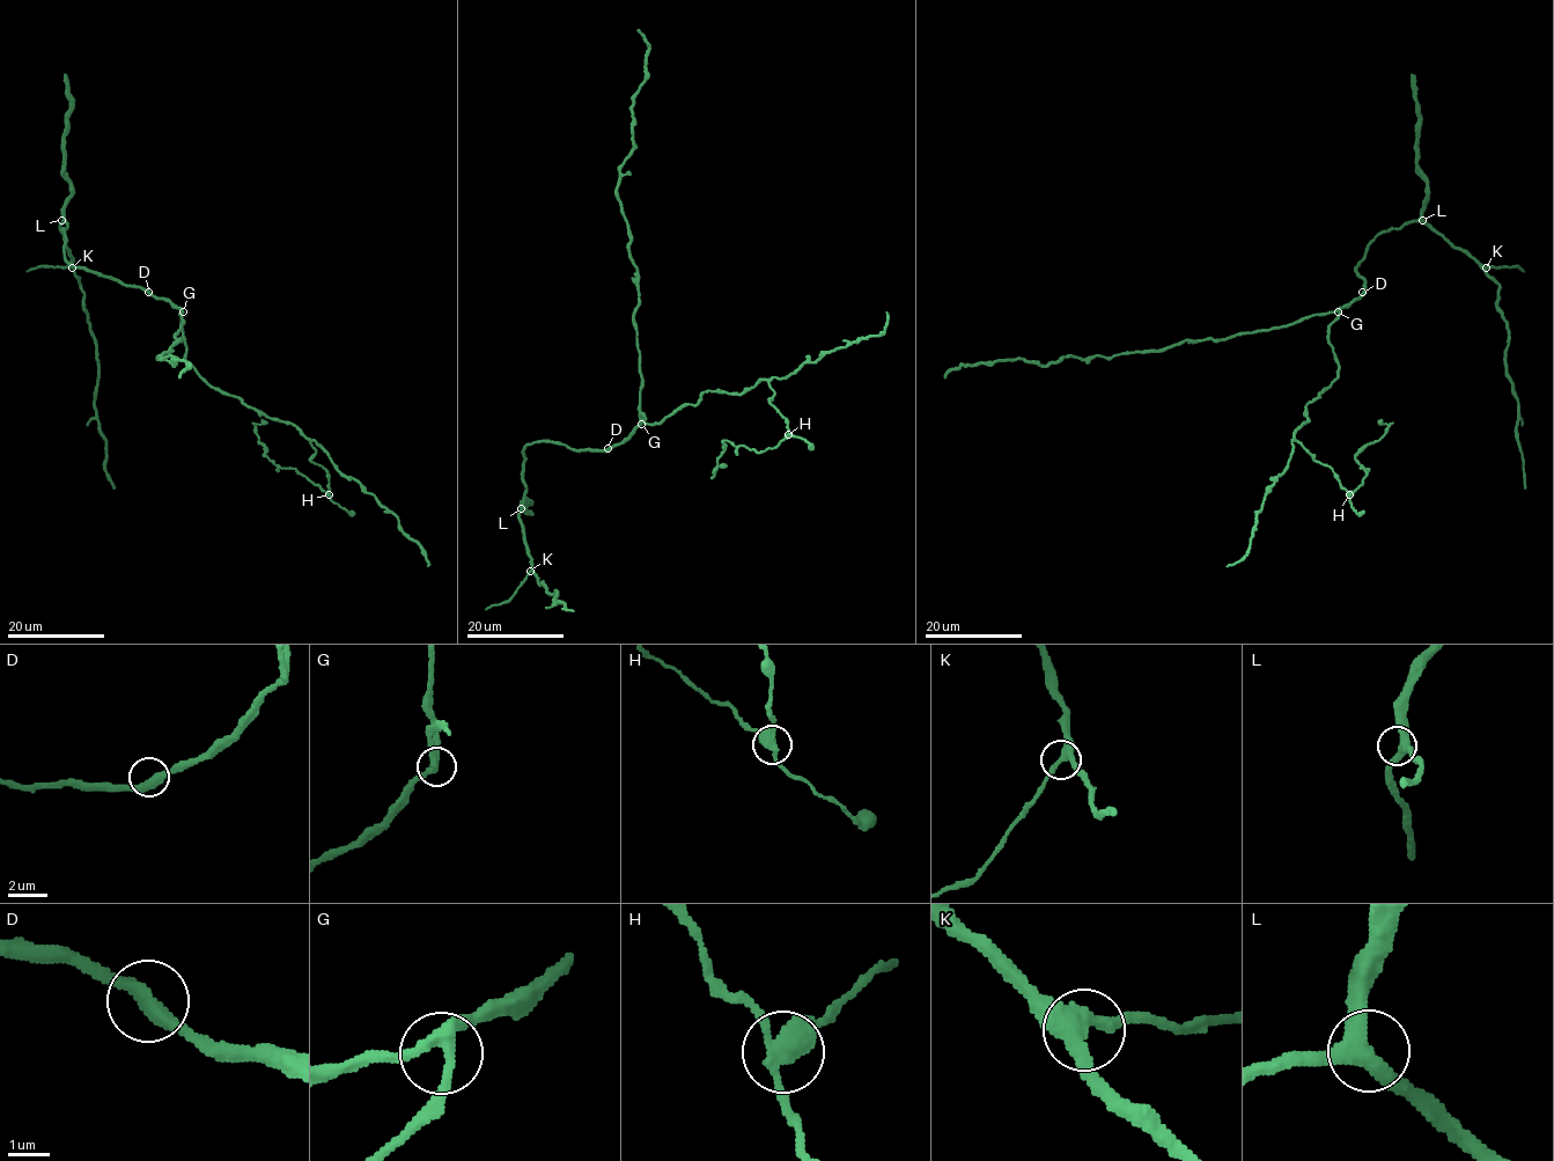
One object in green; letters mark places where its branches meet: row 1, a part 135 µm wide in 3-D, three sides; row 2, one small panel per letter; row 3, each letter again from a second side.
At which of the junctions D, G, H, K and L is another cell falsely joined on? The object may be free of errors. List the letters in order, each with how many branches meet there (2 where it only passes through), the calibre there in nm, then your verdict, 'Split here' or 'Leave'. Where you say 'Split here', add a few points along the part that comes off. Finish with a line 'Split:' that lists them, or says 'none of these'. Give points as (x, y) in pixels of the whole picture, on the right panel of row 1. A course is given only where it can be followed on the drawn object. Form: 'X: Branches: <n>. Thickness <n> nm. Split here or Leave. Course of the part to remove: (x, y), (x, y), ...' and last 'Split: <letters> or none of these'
D: Branches: 2. Thickness 400 nm. Leave
G: Branches: 3. Thickness 280 nm. Leave
H: Branches: 3. Thickness 360 nm. Split here. Course of the part to remove: (1349, 496), (1367, 475), (1355, 456), (1385, 432), (1387, 426), (1381, 421)
K: Branches: 3. Thickness 340 nm. Leave
L: Branches: 3. Thickness 400 nm. Leave
Split: H

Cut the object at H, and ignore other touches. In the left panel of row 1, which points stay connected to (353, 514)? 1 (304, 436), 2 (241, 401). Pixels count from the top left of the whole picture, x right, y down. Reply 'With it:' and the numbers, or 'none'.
With it: 1, 2

